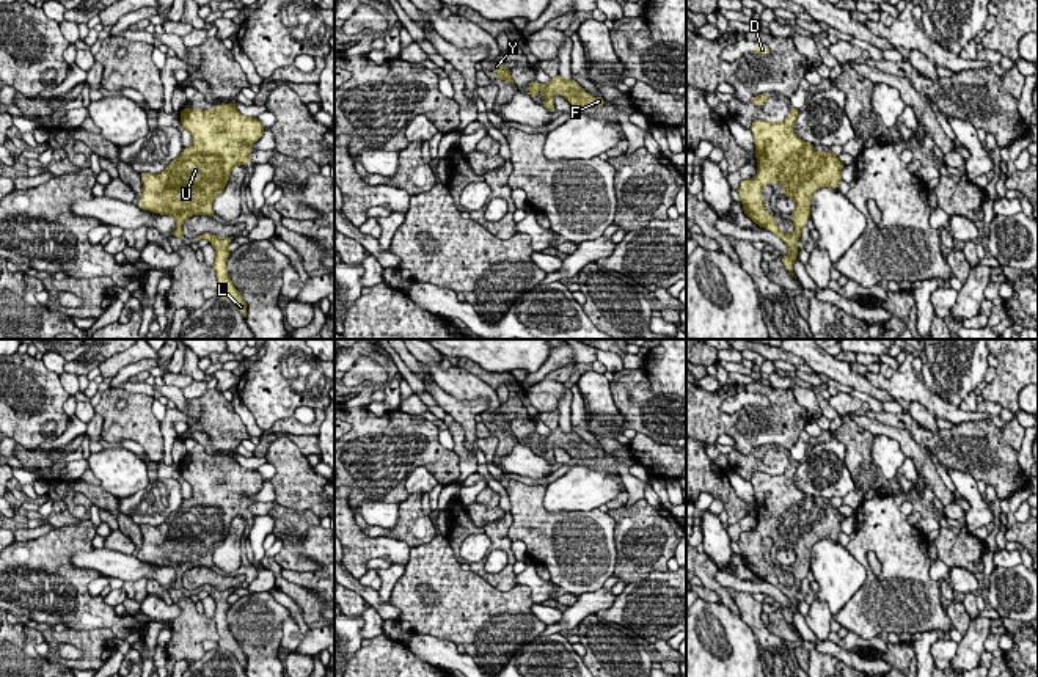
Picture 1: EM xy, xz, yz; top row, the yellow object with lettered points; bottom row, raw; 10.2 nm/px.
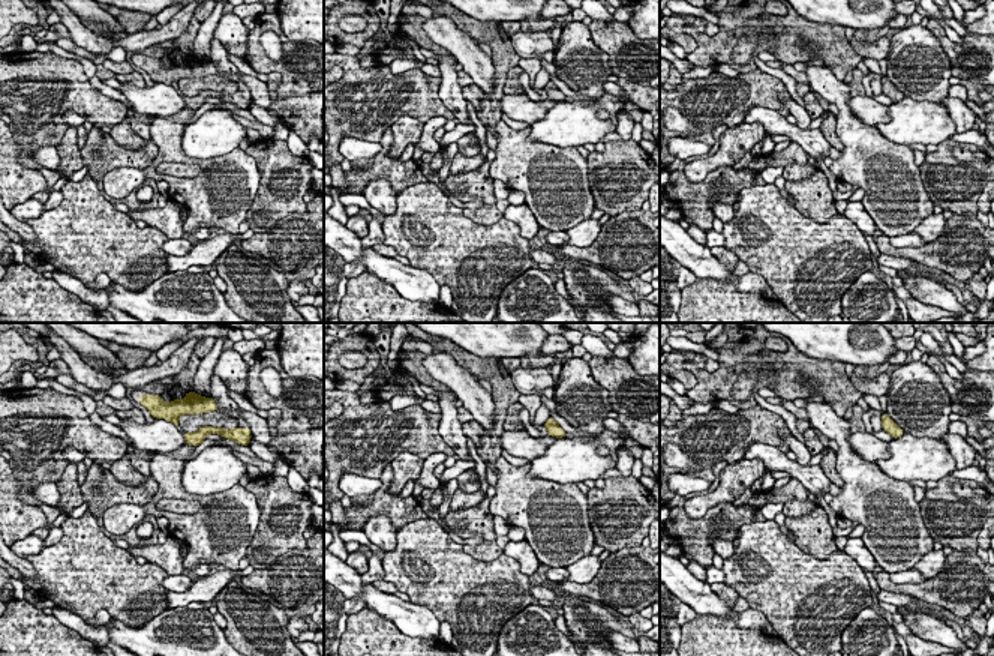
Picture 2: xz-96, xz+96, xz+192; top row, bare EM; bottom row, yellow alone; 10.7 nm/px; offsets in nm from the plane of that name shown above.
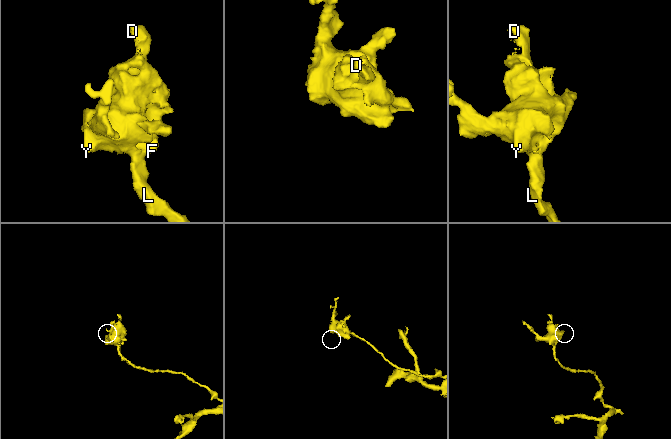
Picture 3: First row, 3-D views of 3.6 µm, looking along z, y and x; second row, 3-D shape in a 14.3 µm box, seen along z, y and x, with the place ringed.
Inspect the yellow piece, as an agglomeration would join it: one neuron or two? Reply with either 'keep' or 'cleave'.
keep

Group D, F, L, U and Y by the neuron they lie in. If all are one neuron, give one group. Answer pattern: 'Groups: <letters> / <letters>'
Groups: D F L U Y

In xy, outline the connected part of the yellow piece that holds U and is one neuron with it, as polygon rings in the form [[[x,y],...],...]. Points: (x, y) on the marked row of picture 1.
[[[231,104],[212,107],[209,112],[198,108],[181,110],[181,126],[192,134],[192,146],[184,148],[182,154],[173,160],[162,173],[141,173],[143,190],[137,203],[140,209],[171,215],[176,218],[173,237],[185,239],[182,223],[192,215],[215,217],[212,203],[221,193],[229,181],[236,165],[253,163],[248,154],[253,151],[251,143],[258,141],[264,127],[258,118],[247,118]]]

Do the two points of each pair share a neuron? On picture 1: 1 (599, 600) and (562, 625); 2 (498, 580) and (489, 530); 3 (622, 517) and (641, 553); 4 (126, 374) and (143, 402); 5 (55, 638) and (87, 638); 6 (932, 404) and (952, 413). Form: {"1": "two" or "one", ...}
{"1": "one", "2": "one", "3": "one", "4": "two", "5": "one", "6": "one"}

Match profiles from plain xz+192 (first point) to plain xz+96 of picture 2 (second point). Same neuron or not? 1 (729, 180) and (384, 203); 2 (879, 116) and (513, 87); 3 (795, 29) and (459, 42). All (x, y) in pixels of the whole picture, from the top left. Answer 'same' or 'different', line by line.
1: different
2: different
3: different

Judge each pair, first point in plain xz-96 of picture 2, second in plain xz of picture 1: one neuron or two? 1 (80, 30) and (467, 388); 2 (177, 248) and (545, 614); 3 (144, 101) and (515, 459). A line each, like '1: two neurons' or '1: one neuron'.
1: two neurons
2: one neuron
3: one neuron

